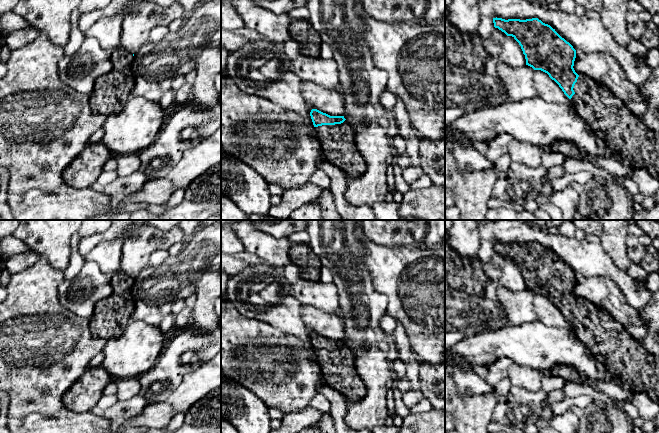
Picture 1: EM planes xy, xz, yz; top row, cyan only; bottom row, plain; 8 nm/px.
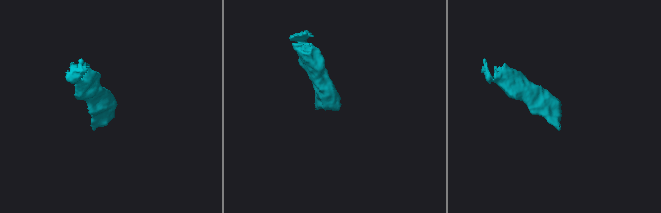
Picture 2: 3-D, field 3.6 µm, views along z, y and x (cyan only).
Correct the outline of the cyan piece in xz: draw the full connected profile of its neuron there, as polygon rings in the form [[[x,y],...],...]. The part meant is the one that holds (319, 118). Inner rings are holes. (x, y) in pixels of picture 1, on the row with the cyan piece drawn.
[[[312,109],[310,116],[324,160],[344,171],[348,179],[358,177],[365,162],[355,143],[355,130],[344,116],[330,116]]]

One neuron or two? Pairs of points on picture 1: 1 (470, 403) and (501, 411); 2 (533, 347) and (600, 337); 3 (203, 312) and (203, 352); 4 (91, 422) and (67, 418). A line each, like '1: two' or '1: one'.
1: two
2: two
3: two
4: one

